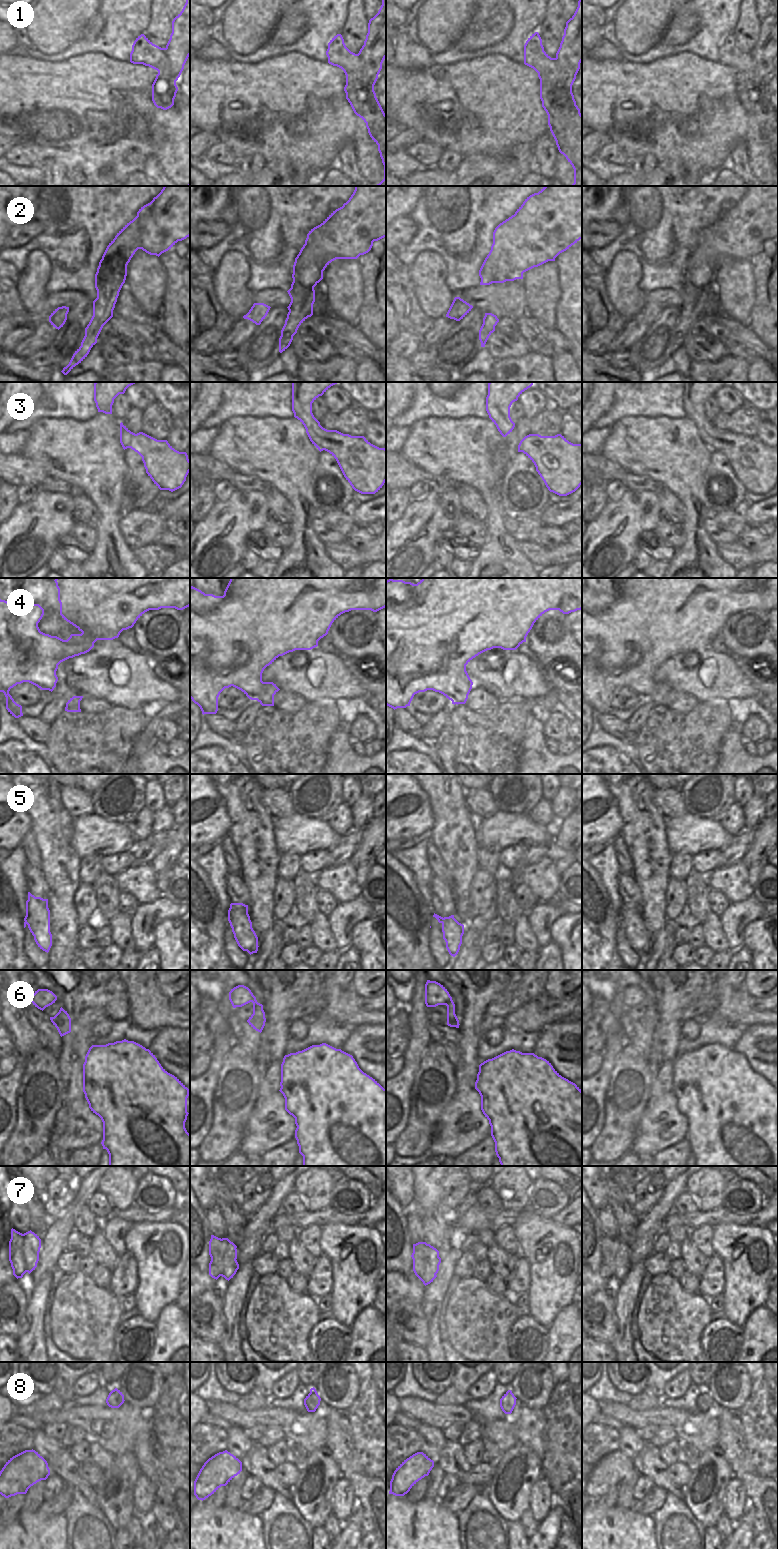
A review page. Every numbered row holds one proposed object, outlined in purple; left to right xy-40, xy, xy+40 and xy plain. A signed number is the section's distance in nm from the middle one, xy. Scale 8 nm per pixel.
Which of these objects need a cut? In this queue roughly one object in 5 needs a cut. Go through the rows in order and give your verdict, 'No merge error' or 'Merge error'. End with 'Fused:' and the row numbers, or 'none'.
1: Merge error
2: Merge error
3: No merge error
4: No merge error
5: No merge error
6: No merge error
7: Merge error
8: No merge error
Fused: 1, 2, 7.

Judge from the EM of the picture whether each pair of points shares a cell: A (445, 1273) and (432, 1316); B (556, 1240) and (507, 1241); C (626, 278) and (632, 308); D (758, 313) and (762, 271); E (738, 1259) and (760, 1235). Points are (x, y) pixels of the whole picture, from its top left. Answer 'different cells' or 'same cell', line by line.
A: same cell
B: different cells
C: same cell
D: same cell
E: same cell

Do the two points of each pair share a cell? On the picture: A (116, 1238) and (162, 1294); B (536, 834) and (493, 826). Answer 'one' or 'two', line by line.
A: two
B: one

